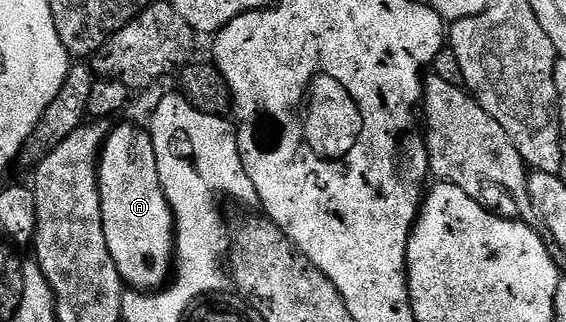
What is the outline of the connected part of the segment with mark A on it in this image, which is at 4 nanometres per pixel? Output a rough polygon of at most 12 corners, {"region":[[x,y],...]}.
{"region":[[114,128],[99,154],[107,251],[126,286],[175,265],[153,138]]}

